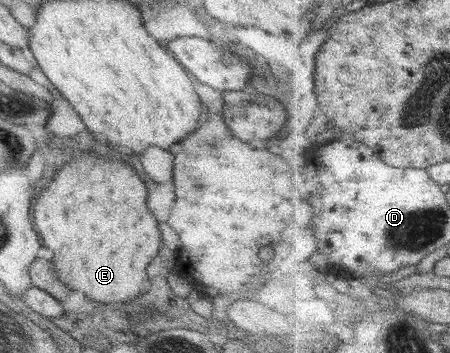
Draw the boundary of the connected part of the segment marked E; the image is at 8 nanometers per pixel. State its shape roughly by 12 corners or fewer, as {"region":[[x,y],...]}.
{"region":[[83,156],[38,193],[60,282],[141,301],[161,236],[127,164]]}

